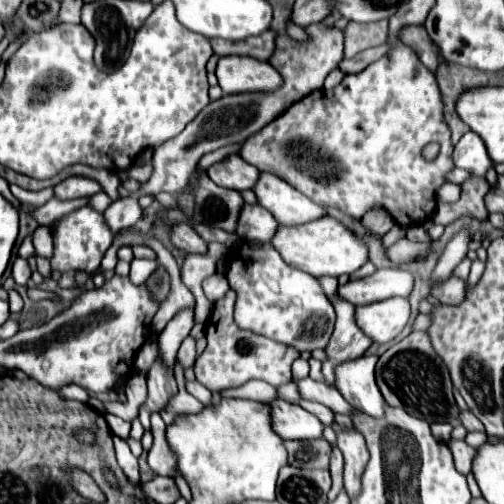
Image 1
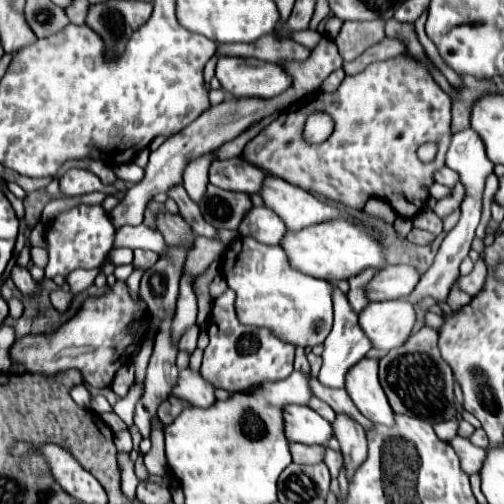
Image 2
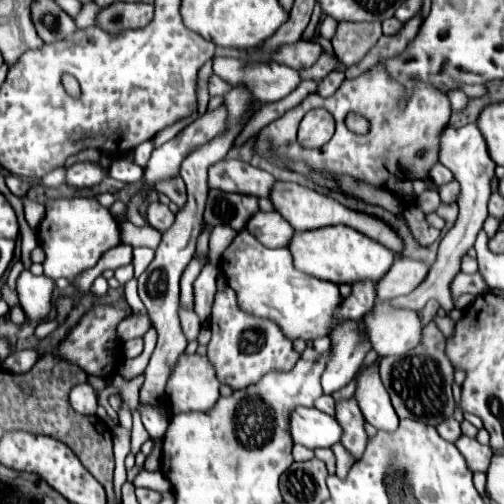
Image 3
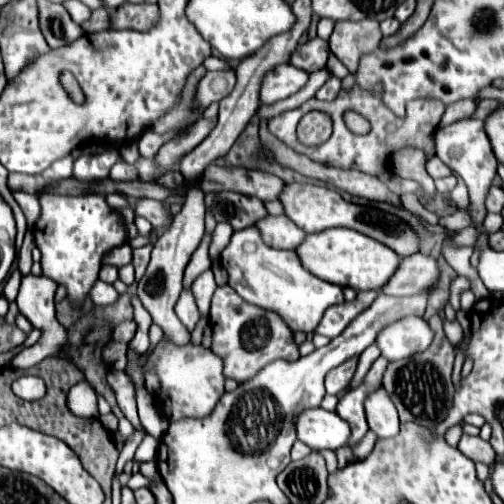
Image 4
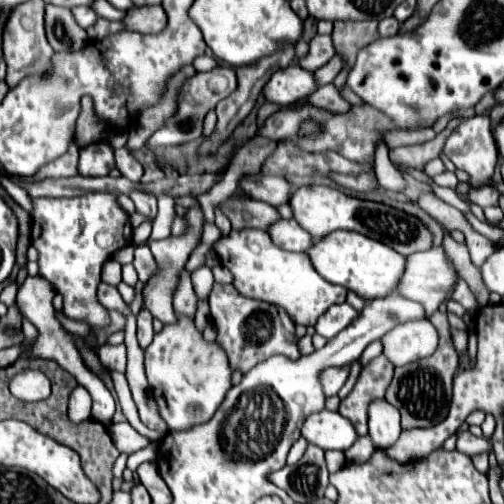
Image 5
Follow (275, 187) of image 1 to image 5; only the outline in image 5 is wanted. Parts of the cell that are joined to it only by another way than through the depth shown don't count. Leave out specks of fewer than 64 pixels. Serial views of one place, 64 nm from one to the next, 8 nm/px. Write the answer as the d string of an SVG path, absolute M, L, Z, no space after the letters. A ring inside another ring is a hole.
M328 186L296 188L296 192L292 192L292 200L288 200L288 206L292 208L294 220L312 238L324 238L326 234L330 234L334 230L354 230L354 232L360 232L364 236L370 236L370 238L394 248L402 256L410 256L414 252L428 250L432 246L430 230L414 216L408 216L386 204L346 196L344 192L340 192L336 188L328 188Z

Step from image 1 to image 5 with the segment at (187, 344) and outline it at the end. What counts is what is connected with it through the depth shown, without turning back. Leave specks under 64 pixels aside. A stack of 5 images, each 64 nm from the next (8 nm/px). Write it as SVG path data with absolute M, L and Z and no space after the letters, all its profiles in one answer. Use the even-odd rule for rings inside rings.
M184 270L182 276L180 276L180 284L178 284L176 292L174 292L174 310L178 314L182 314L182 316L194 318L196 304L198 304L198 298L194 294L194 288L192 288L192 282L190 282L188 272Z

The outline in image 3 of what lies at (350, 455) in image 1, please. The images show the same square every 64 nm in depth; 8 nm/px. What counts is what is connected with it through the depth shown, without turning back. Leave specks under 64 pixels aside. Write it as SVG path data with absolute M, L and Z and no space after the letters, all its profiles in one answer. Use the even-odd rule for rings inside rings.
M354 398L340 402L336 406L336 420L344 432L340 444L354 456L354 460L360 460L360 456L364 454L368 436L364 430L364 416Z

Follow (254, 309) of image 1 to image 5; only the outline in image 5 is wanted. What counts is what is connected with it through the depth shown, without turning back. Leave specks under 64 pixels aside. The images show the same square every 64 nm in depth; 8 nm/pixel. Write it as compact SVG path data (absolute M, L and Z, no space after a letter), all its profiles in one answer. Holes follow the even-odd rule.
M256 228L246 230L232 230L230 236L216 242L214 250L218 252L222 264L234 276L234 288L248 298L264 300L268 304L276 304L284 308L288 316L292 316L294 324L314 326L318 316L328 310L332 304L340 304L346 300L346 290L342 286L326 282L310 264L306 254L288 252L272 244L266 232Z

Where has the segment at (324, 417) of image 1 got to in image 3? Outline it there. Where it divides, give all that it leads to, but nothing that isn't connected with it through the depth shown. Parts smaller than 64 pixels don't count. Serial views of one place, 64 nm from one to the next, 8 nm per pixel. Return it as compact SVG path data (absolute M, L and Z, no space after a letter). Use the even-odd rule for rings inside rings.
M322 395L315 401L314 406L326 414L335 415L335 402L330 395Z

